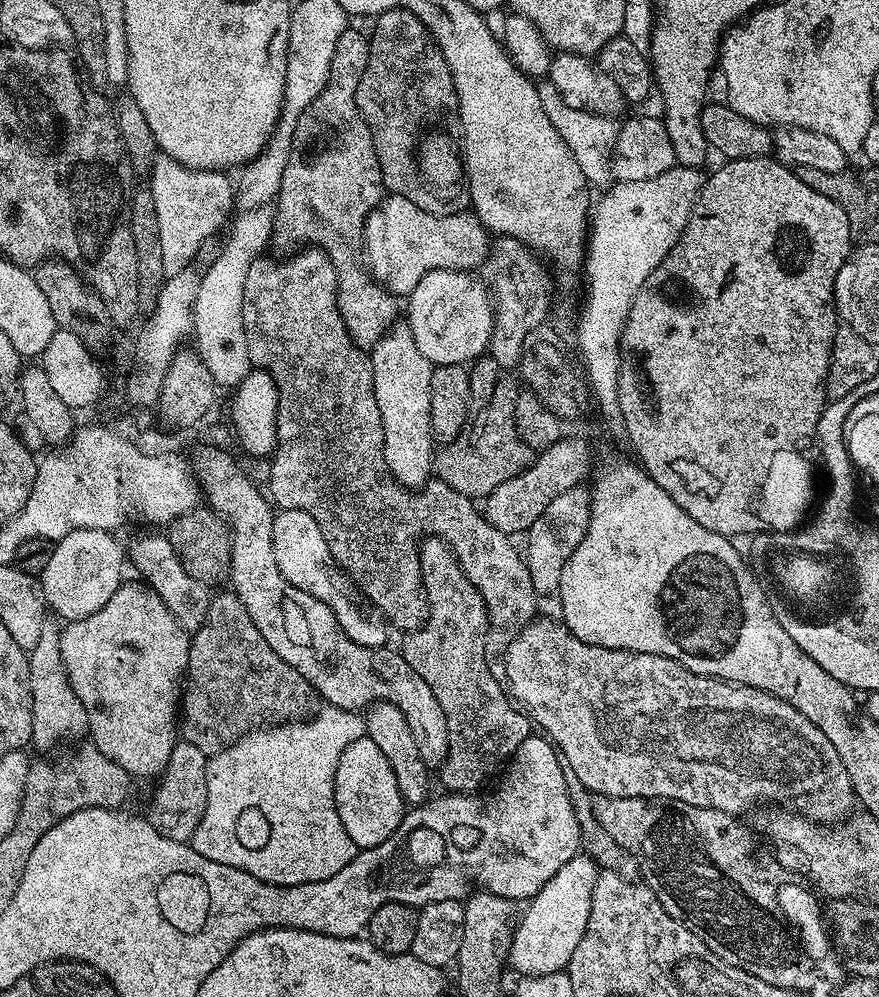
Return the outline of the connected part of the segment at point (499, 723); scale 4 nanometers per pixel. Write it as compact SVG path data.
M437 536L421 539L418 547L422 582L428 595L428 621L417 632L407 633L403 637L404 645L399 645L398 651L406 658L410 670L419 674L426 681L426 686L434 690L434 698L438 698L438 706L442 706L442 714L446 714L448 756L438 769L441 782L448 787L445 789L449 793L472 794L487 776L495 774L499 764L500 767L507 765L512 759L518 746L522 746L522 742L530 734L530 720L510 699L505 685L501 681L500 685L495 674L488 669L488 656L484 653L490 648L488 603L484 601L480 591L468 581L451 551L440 552L442 542Z

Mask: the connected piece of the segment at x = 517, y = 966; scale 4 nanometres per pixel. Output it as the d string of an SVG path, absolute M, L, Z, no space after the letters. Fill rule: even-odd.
M577 854L542 886L542 890L527 901L524 917L519 917L512 934L512 948L507 959L510 968L520 972L521 977L545 976L567 969L574 950L578 950L578 942L582 942L582 934L586 930L586 922L590 918L590 898L594 890L596 863L590 857Z

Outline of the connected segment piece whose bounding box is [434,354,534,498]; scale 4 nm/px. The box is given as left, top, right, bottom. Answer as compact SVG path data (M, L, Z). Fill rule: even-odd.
M490 354L479 357L471 365L468 377L472 391L468 421L454 442L443 445L435 453L434 472L437 477L440 475L444 488L453 488L463 496L487 498L502 482L510 482L510 478L532 467L534 450L522 442L514 422L514 406L521 393L516 388L517 377Z

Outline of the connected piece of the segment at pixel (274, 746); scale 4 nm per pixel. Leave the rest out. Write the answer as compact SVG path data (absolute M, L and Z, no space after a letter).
M324 706L306 720L255 728L234 742L234 746L222 750L217 756L209 756L206 808L192 835L192 848L198 850L202 858L210 858L210 862L222 862L222 866L246 870L246 874L254 874L254 878L277 884L279 888L334 878L334 874L353 860L358 851L350 834L346 834L346 826L342 826L342 818L338 818L332 797L334 774L342 750L364 735L364 716L360 712Z

